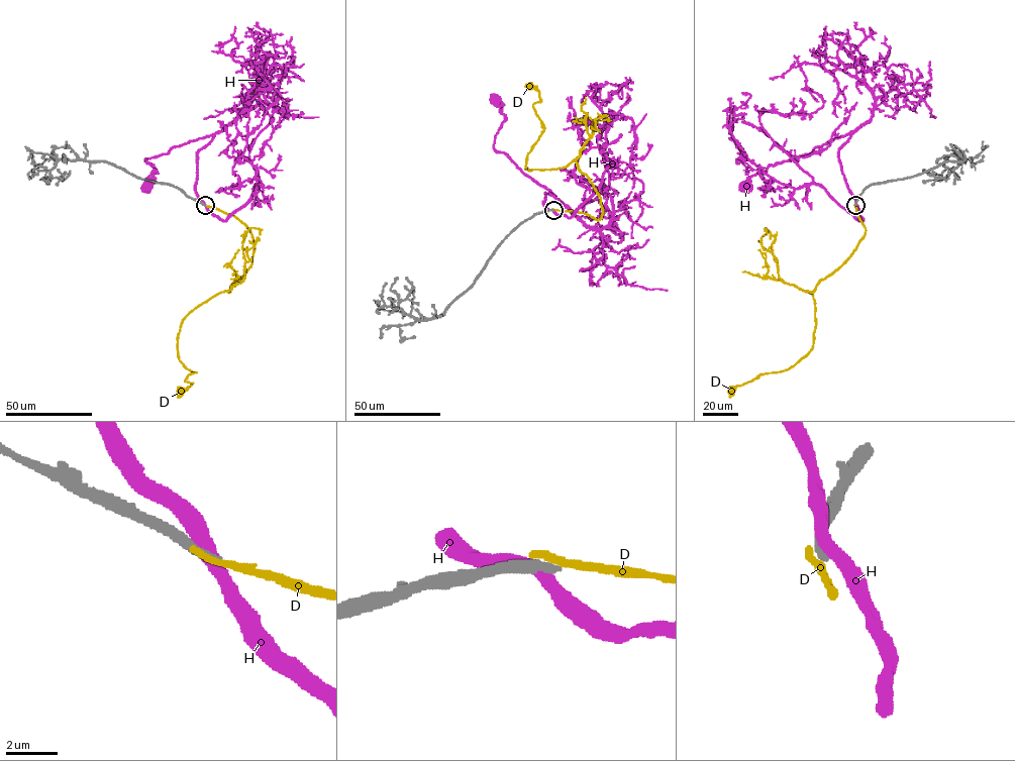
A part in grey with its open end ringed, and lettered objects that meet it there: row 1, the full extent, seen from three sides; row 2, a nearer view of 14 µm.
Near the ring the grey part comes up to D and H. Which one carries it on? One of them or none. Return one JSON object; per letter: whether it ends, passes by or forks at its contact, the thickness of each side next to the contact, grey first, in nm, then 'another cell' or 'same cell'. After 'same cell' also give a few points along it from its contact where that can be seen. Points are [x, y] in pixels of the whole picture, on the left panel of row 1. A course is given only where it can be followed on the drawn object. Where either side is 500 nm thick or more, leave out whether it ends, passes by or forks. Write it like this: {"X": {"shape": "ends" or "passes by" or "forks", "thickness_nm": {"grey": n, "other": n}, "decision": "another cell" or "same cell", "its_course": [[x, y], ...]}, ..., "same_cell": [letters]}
{"D": {"shape": "ends", "thickness_nm": {"grey": 400, "other": 360}, "decision": "another cell"}, "H": {"thickness_nm": {"grey": 440, "other": 500}, "decision": "another cell"}, "same_cell": []}

